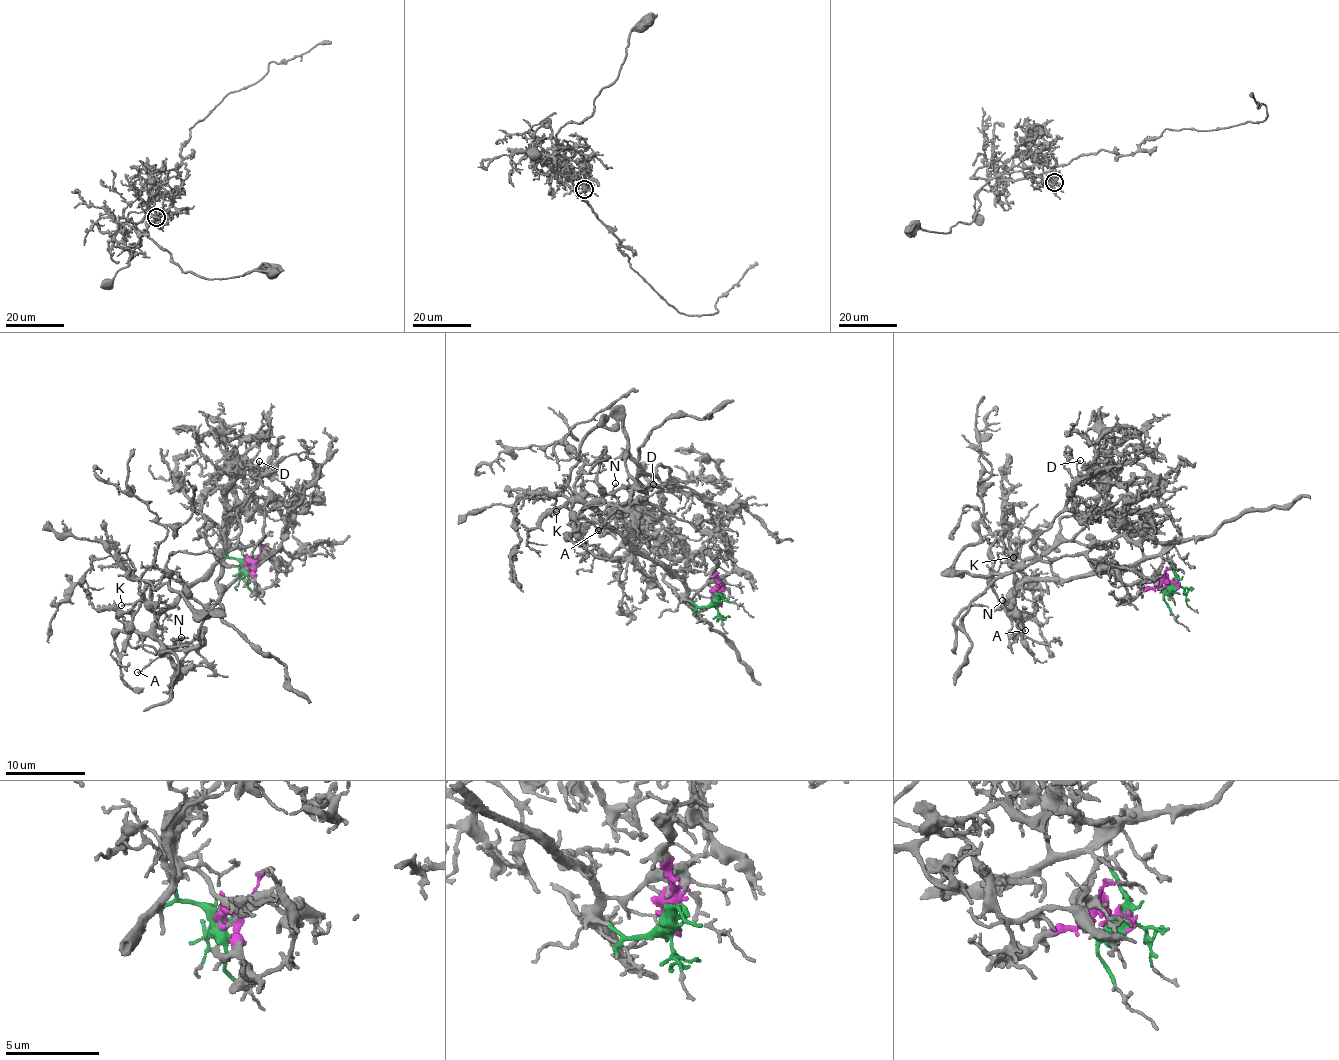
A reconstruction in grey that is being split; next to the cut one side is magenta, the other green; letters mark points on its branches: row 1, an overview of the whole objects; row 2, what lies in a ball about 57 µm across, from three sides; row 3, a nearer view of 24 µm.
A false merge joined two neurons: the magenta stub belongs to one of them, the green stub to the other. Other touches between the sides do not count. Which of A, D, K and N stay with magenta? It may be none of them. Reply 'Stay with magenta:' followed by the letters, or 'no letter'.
Stay with magenta: D

